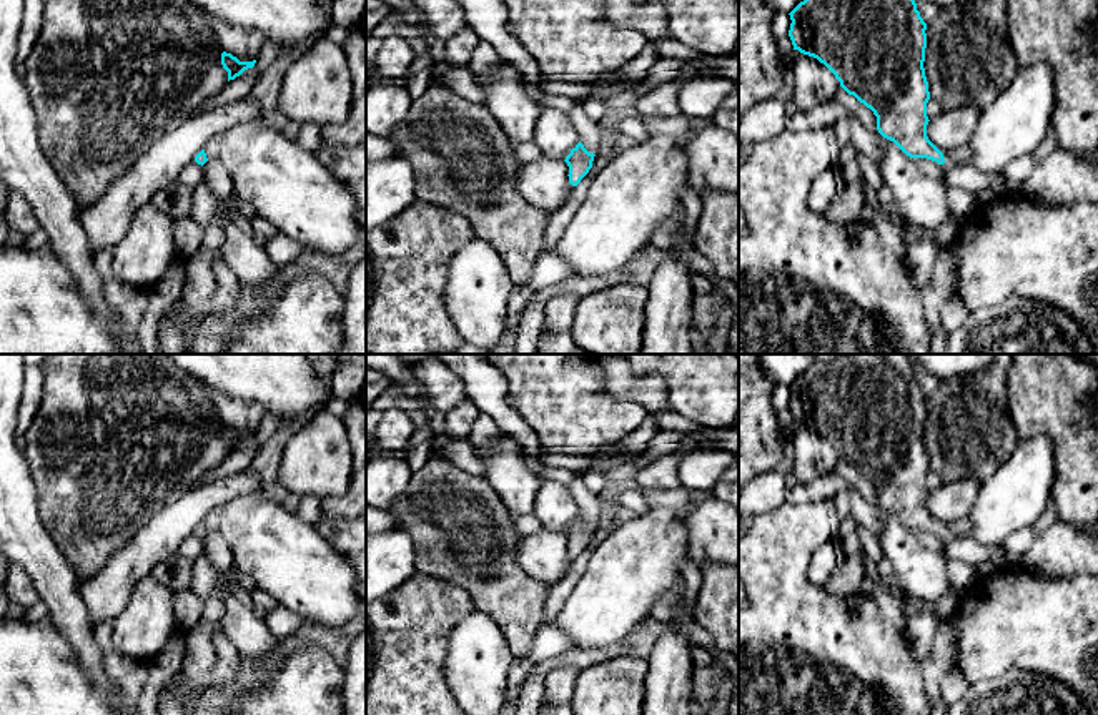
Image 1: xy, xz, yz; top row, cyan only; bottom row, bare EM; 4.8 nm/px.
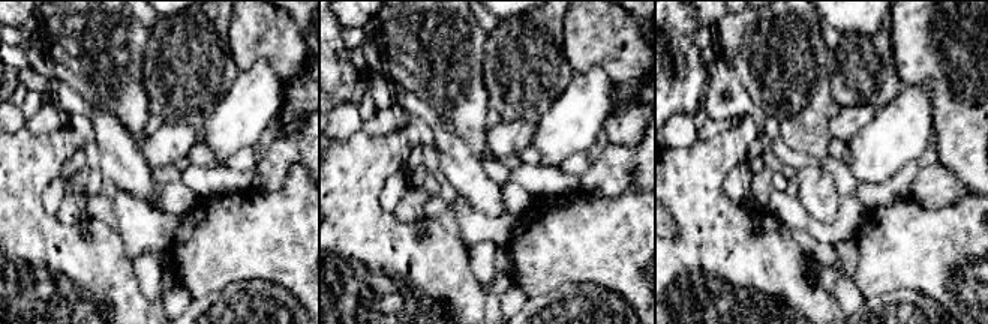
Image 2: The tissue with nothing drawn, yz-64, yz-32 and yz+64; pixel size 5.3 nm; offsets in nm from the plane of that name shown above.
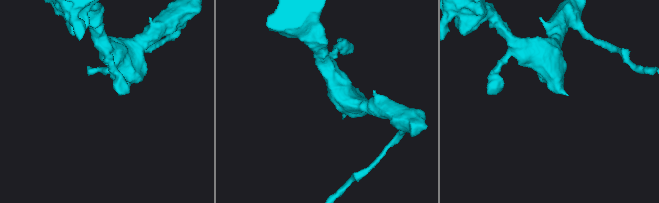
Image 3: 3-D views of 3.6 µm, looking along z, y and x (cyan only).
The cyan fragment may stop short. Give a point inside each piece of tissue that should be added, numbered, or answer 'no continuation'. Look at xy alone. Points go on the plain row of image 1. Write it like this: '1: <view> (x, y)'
no continuation

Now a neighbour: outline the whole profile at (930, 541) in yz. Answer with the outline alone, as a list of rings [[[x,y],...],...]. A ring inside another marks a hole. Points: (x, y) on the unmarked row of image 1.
[[[913,530],[913,535],[932,552],[943,554],[947,540],[927,530]]]

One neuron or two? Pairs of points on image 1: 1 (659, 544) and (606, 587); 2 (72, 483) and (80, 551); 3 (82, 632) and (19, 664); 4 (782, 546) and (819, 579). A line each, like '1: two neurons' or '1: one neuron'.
1: one neuron
2: one neuron
3: two neurons
4: two neurons

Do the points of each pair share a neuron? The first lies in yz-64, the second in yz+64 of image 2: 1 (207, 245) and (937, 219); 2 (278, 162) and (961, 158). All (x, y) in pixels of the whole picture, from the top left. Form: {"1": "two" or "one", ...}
{"1": "one", "2": "two"}

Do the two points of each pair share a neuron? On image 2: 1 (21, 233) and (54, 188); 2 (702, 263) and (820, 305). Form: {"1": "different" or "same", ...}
{"1": "different", "2": "same"}

